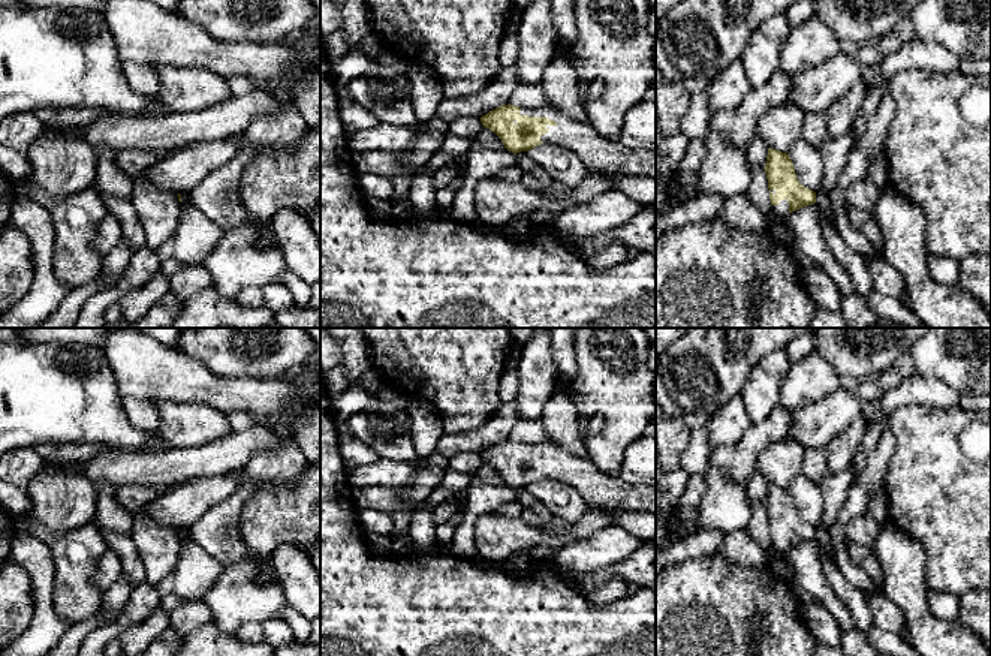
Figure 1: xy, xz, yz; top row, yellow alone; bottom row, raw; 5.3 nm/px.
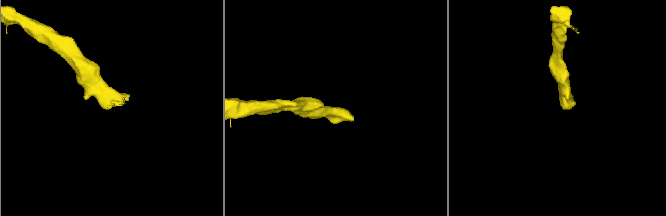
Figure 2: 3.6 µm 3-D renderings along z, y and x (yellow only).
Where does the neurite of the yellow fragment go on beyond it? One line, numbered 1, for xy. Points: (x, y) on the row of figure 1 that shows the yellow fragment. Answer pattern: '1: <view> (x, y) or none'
1: none

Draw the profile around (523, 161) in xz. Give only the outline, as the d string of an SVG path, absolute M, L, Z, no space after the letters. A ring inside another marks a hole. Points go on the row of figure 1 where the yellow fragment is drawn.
M527 151L515 154L515 166L521 168L525 174L536 177L546 186L555 183L549 174L528 156Z

